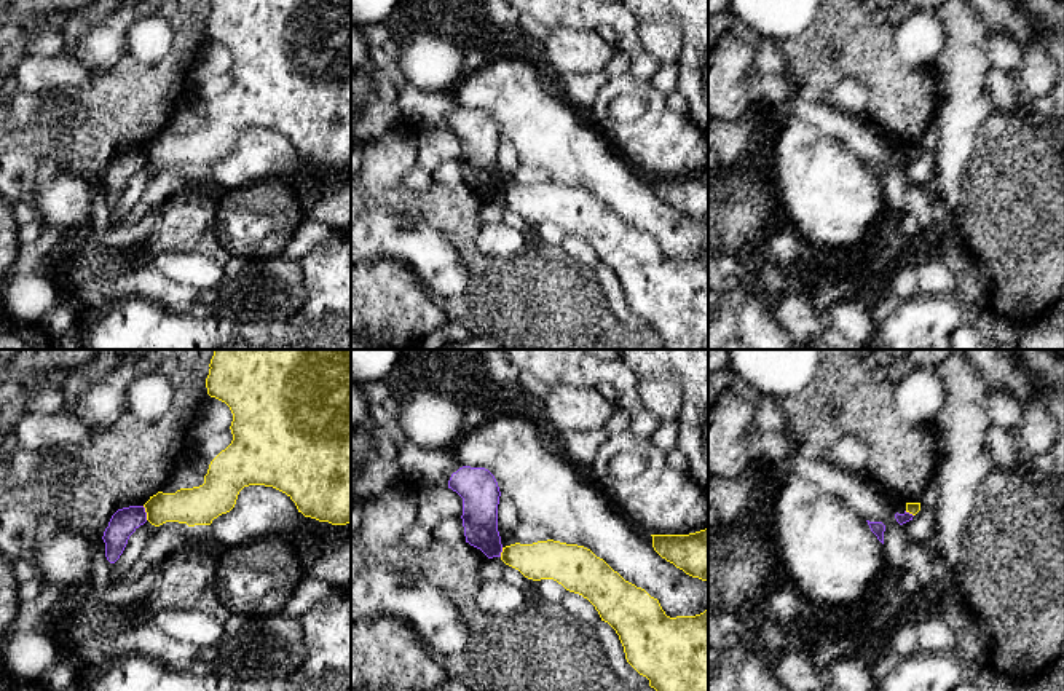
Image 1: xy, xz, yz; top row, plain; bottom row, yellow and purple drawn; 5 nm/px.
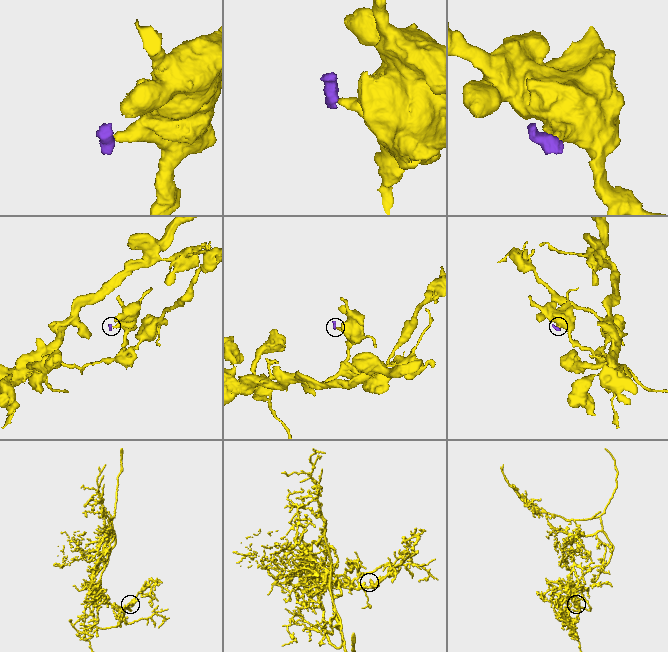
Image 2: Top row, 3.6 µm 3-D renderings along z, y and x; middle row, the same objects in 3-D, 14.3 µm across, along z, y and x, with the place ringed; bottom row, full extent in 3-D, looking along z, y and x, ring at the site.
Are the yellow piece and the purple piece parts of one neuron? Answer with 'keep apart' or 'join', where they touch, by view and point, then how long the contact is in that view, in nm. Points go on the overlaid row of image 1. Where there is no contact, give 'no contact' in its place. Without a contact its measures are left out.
keep apart | xy (145, 511) | 80 nm

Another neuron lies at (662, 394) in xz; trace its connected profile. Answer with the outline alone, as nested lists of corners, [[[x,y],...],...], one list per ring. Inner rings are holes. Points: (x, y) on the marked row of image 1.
[[[668,375],[644,377],[640,380],[641,402],[659,420],[670,420],[680,415],[683,405],[683,391],[678,380]]]

